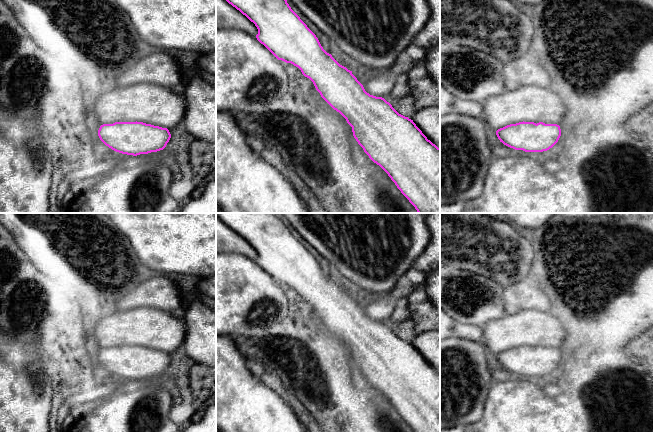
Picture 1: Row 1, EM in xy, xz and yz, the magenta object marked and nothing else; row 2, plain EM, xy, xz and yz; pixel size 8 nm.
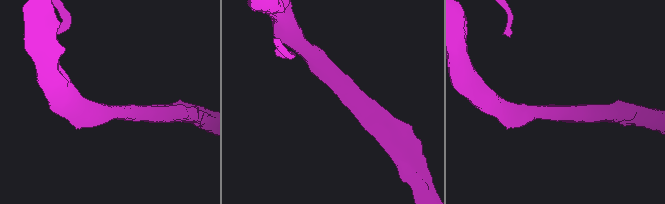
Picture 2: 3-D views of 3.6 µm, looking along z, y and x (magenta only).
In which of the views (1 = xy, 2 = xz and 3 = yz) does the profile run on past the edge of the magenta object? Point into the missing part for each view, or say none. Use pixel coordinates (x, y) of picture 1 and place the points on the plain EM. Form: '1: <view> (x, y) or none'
1: none
2: none
3: none

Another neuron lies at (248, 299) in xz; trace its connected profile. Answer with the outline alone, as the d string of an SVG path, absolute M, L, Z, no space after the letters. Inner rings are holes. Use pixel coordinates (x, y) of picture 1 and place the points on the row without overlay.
M216 254L216 336L243 336L254 338L257 333L271 325L281 323L287 316L287 298L279 284L256 261L241 254Z

